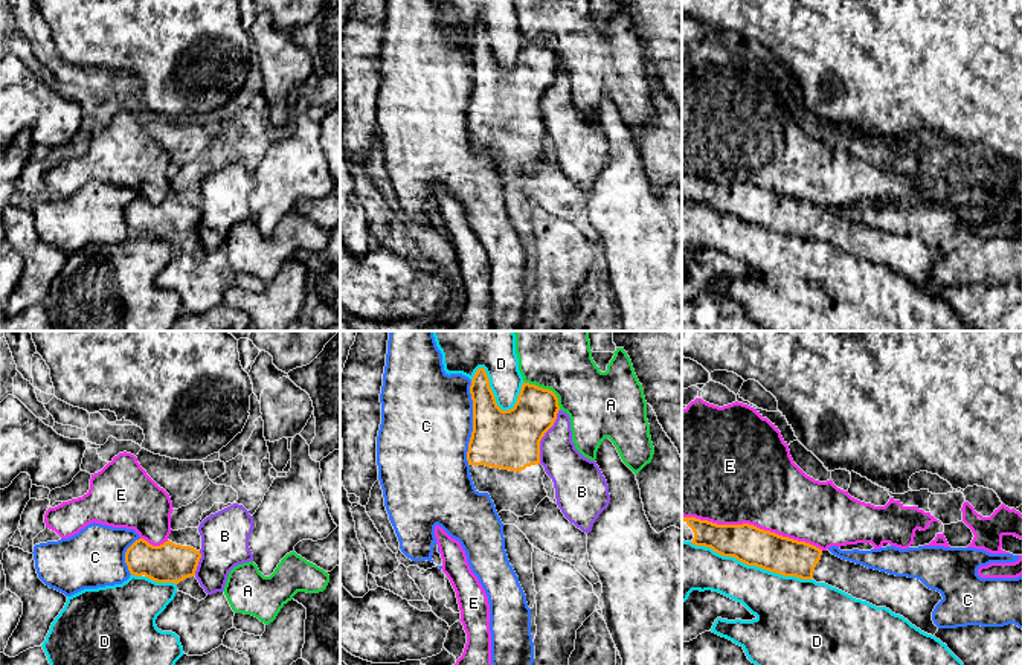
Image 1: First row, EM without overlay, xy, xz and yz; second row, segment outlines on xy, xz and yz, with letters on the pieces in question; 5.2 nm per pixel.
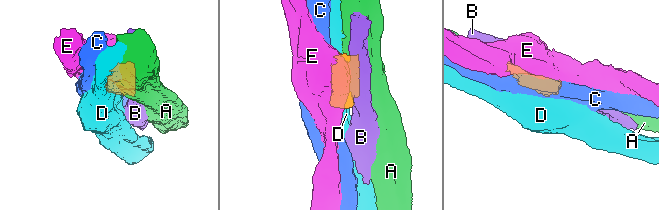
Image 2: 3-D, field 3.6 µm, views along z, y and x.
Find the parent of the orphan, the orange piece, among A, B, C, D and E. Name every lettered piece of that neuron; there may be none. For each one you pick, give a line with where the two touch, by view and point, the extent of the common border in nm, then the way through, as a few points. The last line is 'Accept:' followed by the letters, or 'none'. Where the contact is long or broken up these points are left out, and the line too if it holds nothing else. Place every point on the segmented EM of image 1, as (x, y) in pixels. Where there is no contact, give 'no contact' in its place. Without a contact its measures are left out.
Accept: none

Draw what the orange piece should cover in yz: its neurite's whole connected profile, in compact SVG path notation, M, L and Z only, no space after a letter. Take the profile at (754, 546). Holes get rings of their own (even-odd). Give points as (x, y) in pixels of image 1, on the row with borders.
M682 516L682 540L711 548L723 557L734 557L747 566L757 566L784 577L815 580L836 587L856 599L886 607L903 616L921 631L935 636L932 621L941 593L927 589L920 580L895 577L868 569L798 541L760 529L754 525L717 525Z

